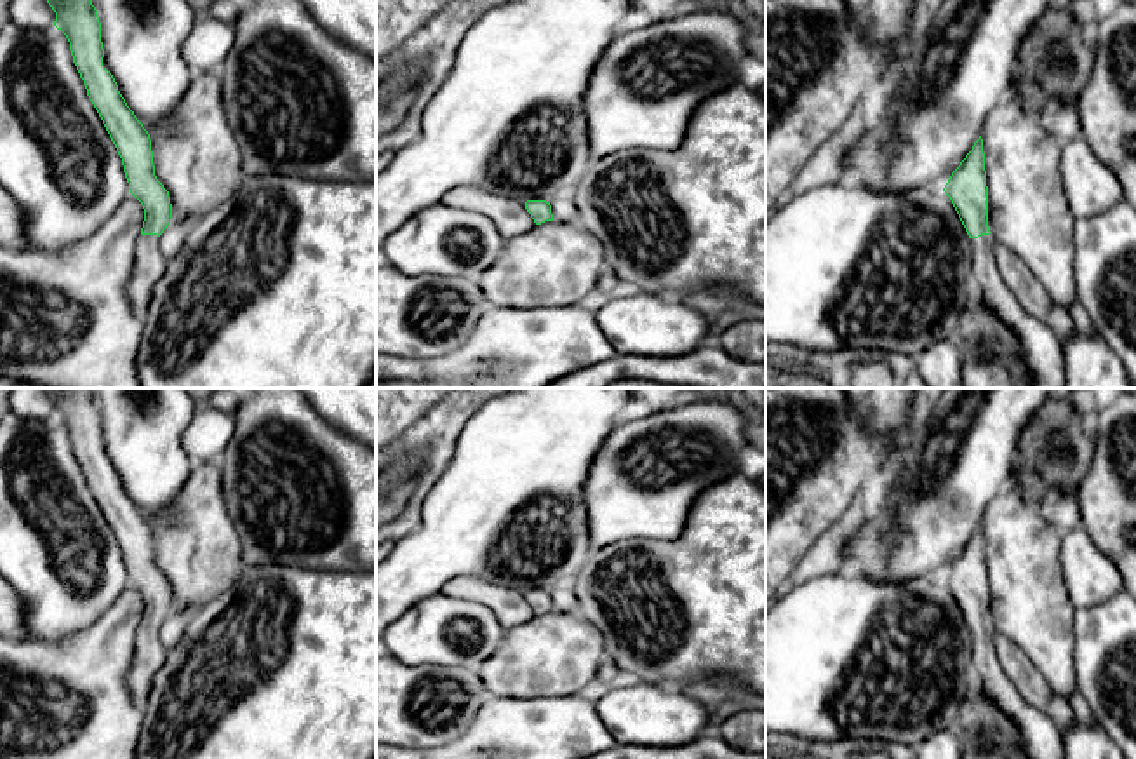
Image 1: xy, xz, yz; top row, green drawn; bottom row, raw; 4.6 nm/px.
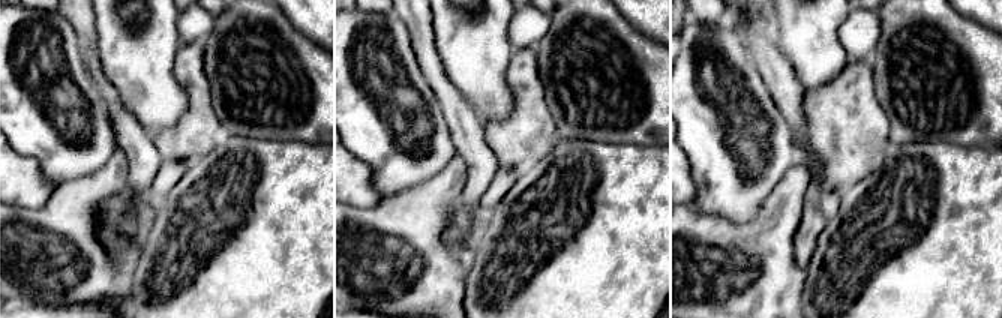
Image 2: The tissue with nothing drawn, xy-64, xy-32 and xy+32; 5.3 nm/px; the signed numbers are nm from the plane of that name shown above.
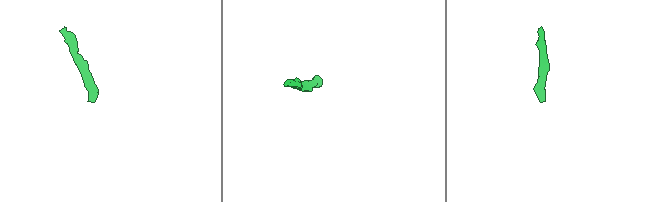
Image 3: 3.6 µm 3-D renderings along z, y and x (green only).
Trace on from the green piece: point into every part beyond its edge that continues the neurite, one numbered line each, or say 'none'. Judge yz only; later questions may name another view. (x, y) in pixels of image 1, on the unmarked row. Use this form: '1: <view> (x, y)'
1: yz (1041, 737)

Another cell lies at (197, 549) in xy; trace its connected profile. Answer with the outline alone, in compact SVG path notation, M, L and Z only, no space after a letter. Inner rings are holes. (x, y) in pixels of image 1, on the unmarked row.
M219 463L193 465L174 514L148 521L155 566L169 581L172 609L200 609L244 571L242 545L228 515Z

